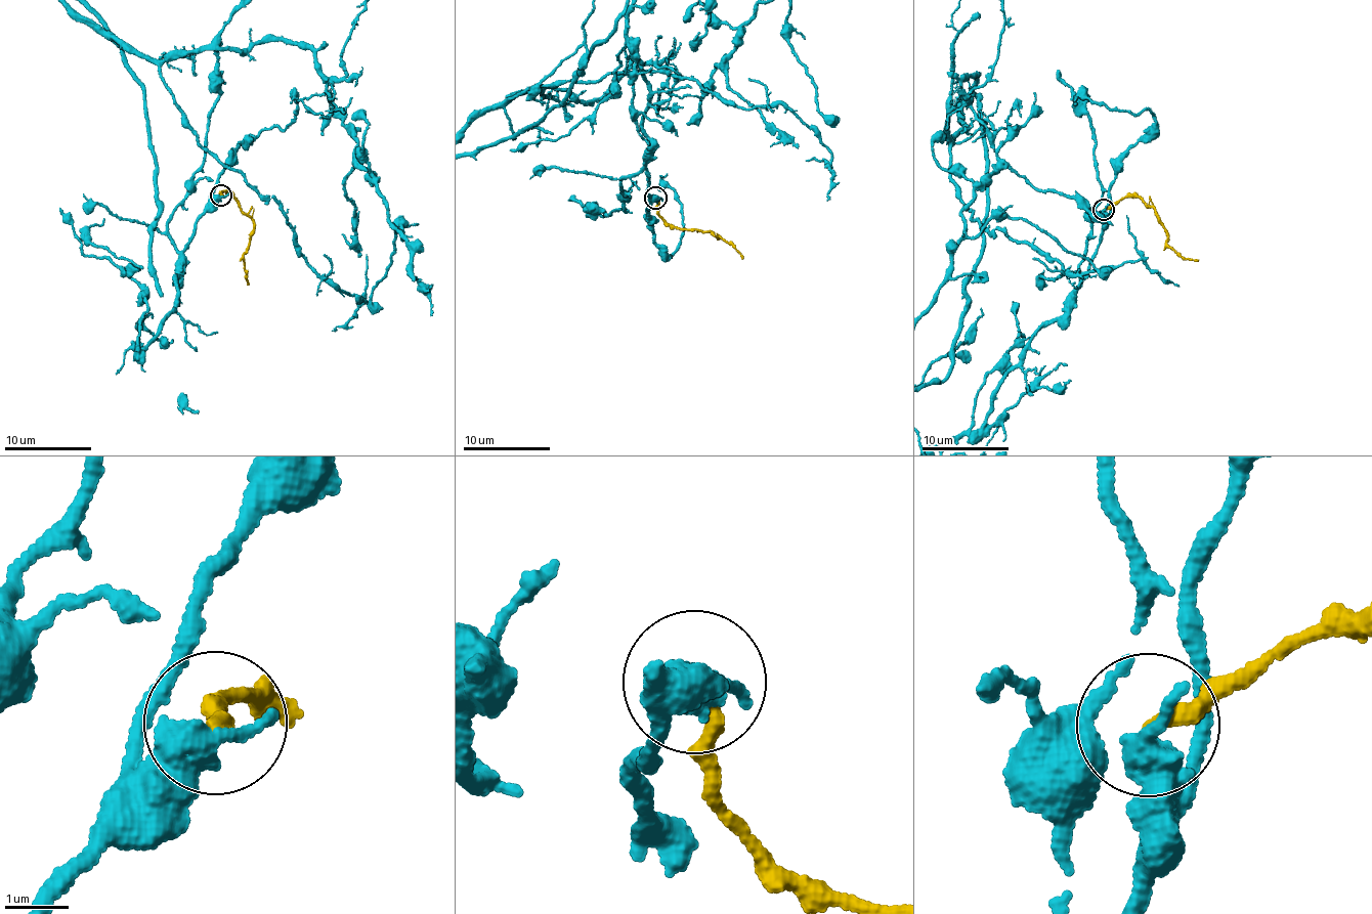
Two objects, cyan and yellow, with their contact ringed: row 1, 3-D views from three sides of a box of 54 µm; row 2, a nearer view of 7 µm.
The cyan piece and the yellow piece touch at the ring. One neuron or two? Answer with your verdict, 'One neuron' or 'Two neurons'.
Two neurons

